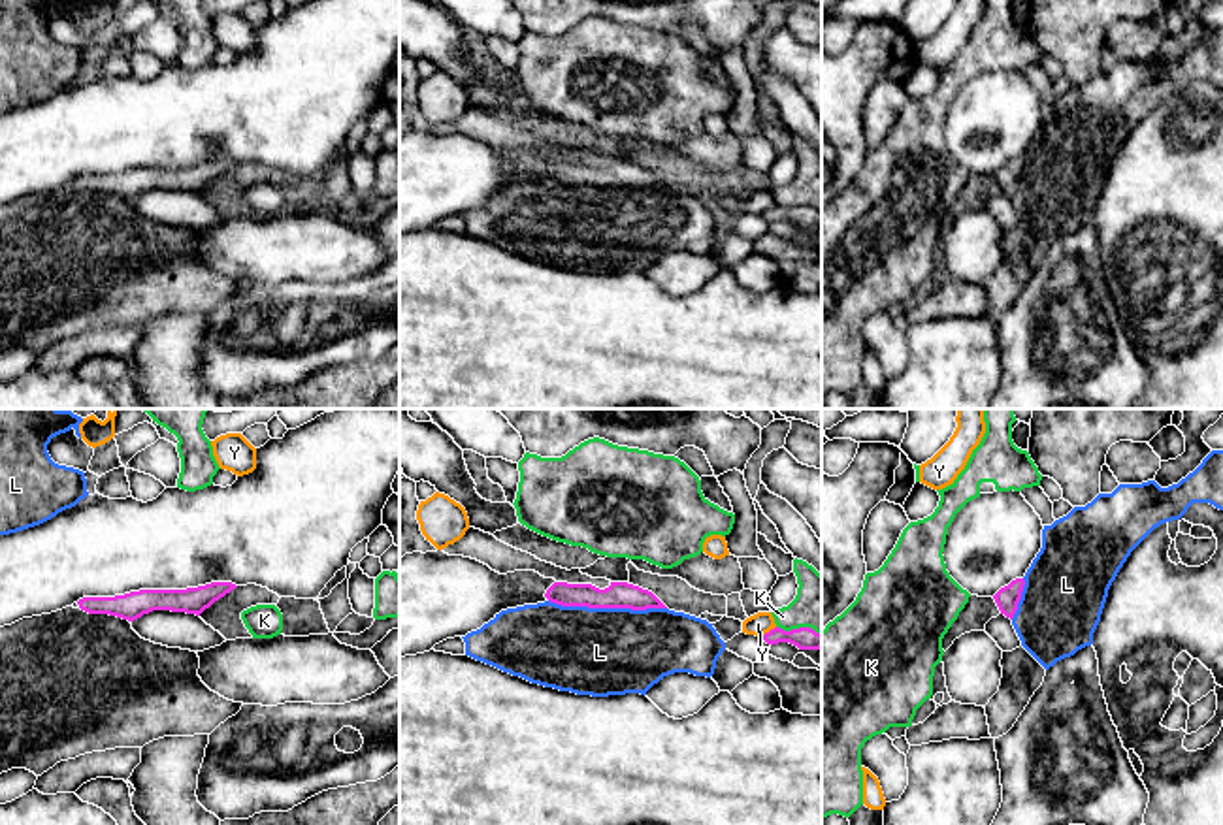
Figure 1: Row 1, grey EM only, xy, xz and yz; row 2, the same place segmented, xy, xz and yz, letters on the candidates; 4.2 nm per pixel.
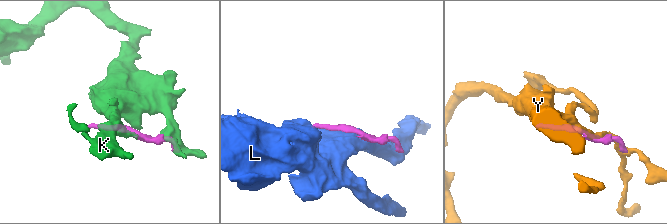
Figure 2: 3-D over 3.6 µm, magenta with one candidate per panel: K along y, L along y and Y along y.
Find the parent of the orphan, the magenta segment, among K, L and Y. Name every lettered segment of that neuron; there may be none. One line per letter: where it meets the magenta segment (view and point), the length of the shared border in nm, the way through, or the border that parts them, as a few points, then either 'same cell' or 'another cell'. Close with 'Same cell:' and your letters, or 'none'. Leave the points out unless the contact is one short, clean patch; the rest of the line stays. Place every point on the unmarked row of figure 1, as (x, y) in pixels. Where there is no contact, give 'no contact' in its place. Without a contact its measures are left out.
K: xz (799, 206) | 200 nm | another cell
L: xz (607, 185) | 500 nm | another cell
Y: xz (769, 210) | 80 nm | another cell
Same cell: none

